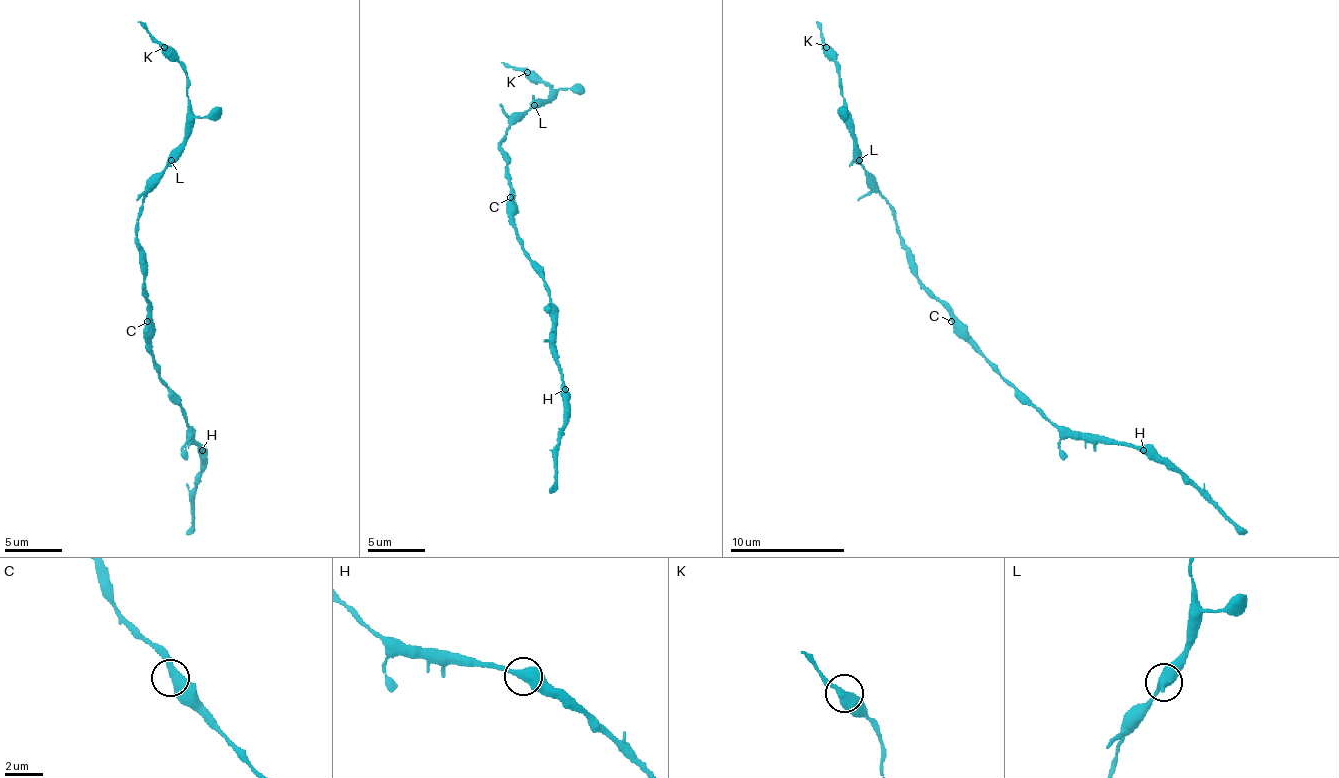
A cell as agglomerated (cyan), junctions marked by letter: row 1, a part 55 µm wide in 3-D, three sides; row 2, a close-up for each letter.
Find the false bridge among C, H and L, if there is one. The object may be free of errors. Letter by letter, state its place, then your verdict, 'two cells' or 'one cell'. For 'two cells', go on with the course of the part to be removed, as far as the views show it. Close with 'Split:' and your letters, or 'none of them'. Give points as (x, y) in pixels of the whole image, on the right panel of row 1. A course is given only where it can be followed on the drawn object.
C: at (951, 321); one cell
H: at (1143, 450); one cell
L: at (859, 160); one cell
Split: none of them

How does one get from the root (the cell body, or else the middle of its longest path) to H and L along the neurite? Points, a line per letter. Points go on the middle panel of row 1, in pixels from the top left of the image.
H: (513, 206), (516, 237), (545, 280), (545, 289), (553, 306), (553, 349), (565, 389)
L: (513, 206), (507, 160), (499, 143), (505, 137), (505, 132), (533, 106)

